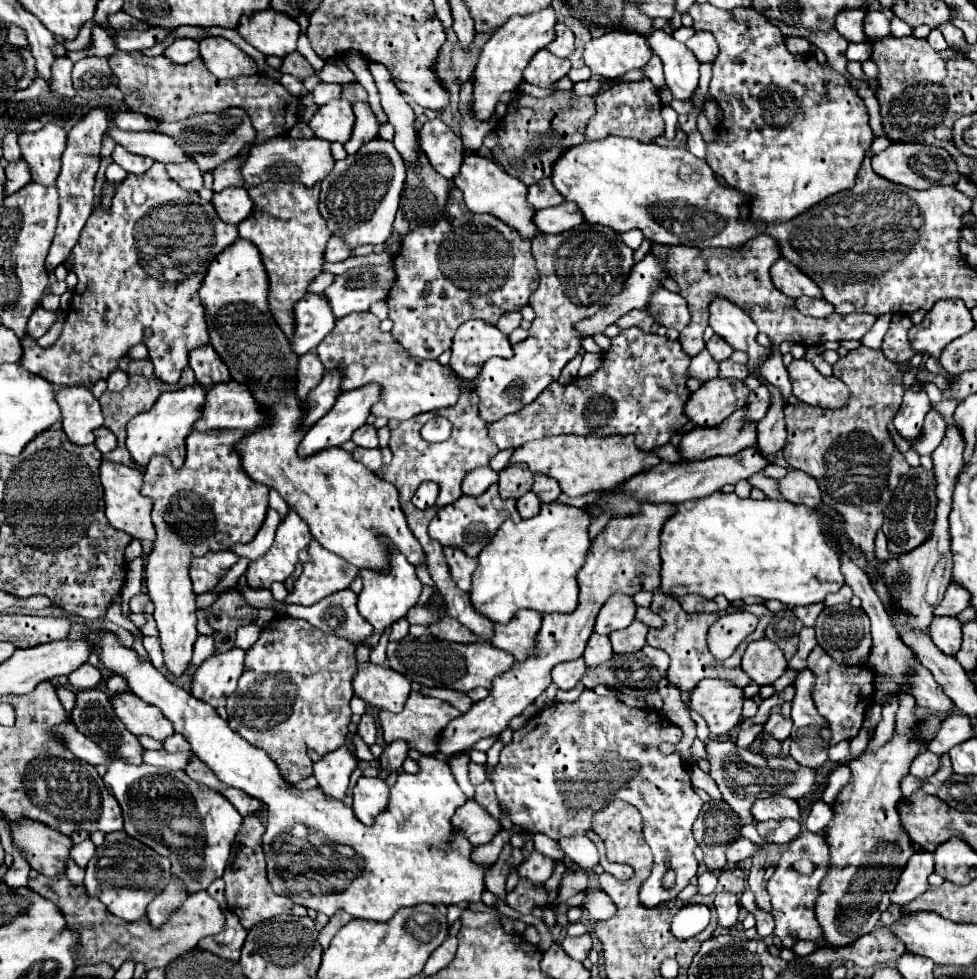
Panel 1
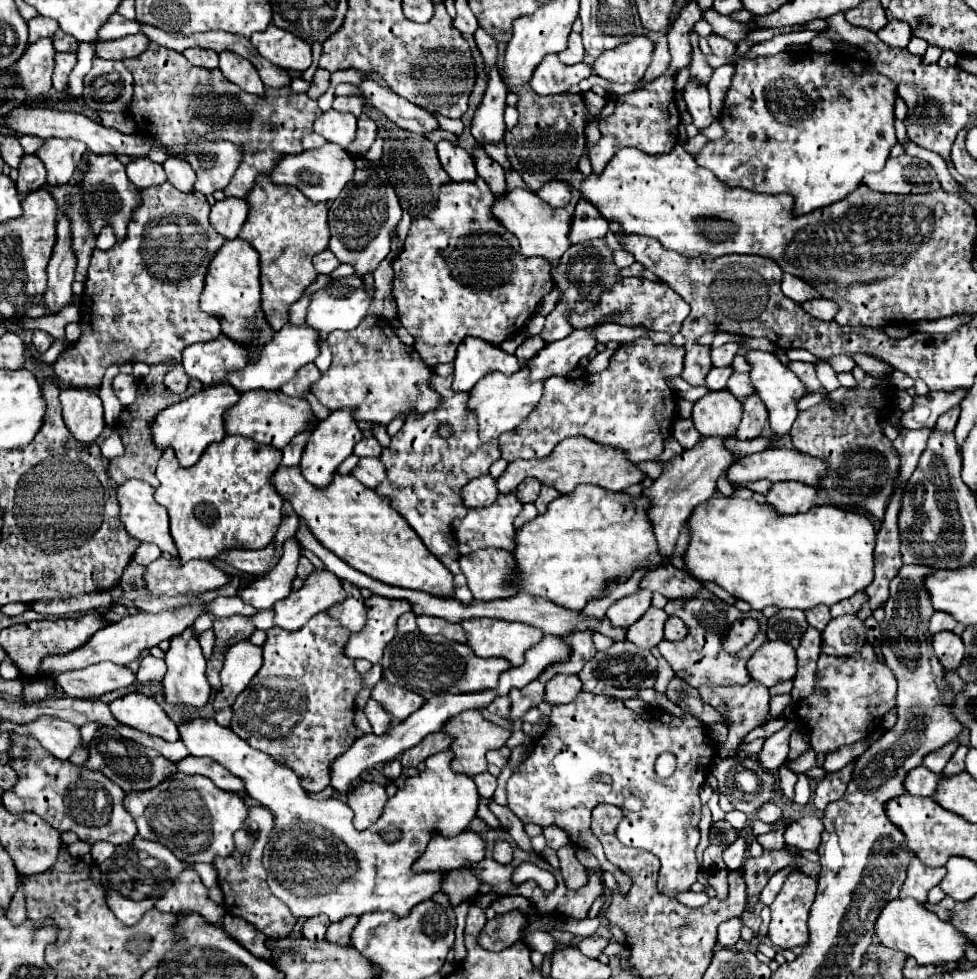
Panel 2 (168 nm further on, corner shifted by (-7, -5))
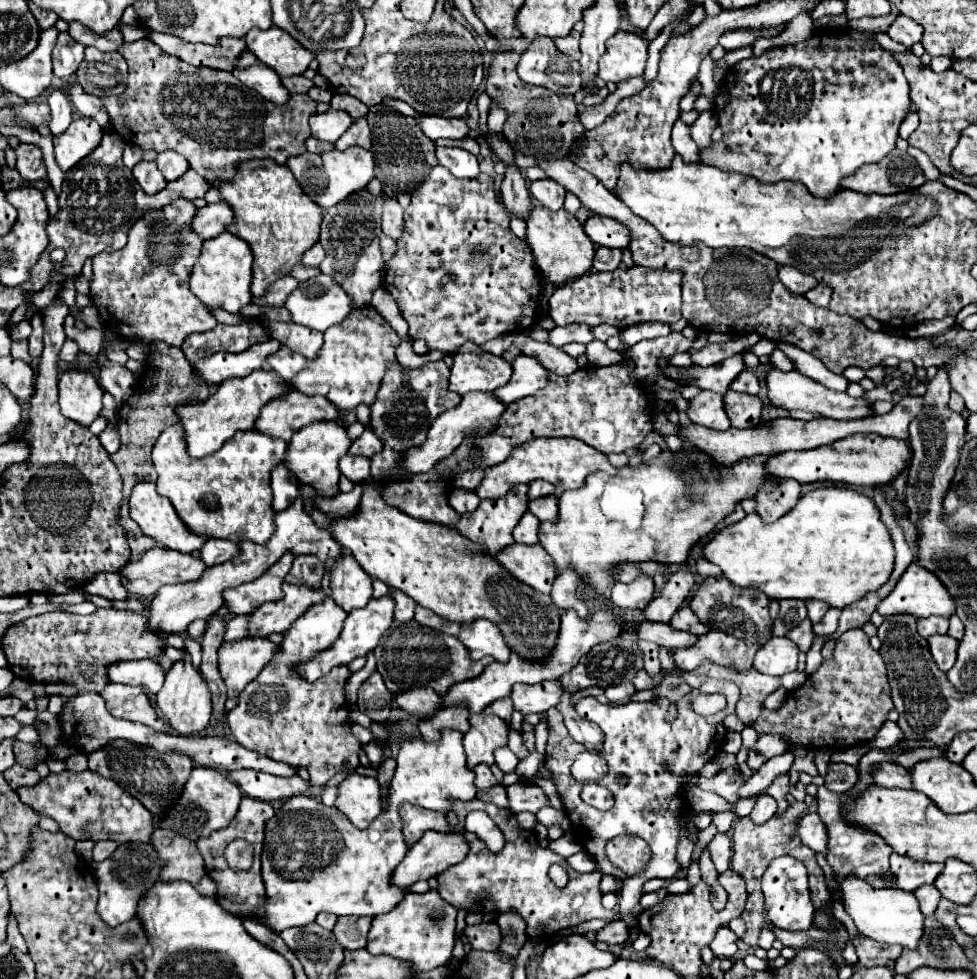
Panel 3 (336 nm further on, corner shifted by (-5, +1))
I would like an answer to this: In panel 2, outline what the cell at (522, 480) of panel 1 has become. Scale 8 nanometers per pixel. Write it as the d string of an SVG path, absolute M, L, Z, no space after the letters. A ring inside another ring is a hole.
M525 480L525 482L521 482L521 484L517 486L515 496L517 496L517 500L523 502L523 504L535 502L537 496L539 496L539 488L541 488L541 484L539 484L537 480Z

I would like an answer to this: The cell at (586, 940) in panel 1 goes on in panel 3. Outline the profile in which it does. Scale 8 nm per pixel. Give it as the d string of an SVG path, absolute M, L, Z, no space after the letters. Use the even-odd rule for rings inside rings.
M615 920L615 922L607 924L601 932L597 932L597 940L603 940L607 944L625 944L633 930L639 932L637 922L635 924L627 924L623 920Z

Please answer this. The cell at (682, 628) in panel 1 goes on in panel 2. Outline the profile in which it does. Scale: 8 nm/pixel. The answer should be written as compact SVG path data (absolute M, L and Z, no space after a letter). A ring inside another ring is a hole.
M709 590L701 592L699 598L693 598L693 600L669 600L667 606L665 606L665 612L669 612L669 616L681 618L685 622L687 630L689 630L687 636L681 642L661 640L657 644L663 658L673 668L675 676L679 676L683 682L687 682L693 688L699 688L699 686L731 686L731 684L749 684L751 682L751 676L749 676L745 664L747 664L747 658L755 652L755 648L761 642L765 642L767 618L763 616L763 612L751 610L751 618L757 618L761 622L761 632L753 640L753 644L747 646L745 650L741 650L737 656L731 656L731 654L723 652L721 646L719 646L721 634L733 624L733 606L719 600Z

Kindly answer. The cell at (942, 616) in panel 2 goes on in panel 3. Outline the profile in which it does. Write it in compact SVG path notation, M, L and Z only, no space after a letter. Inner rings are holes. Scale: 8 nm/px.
M923 618L917 622L917 632L919 636L923 638L929 638L933 634L947 634L947 628L949 628L949 618Z

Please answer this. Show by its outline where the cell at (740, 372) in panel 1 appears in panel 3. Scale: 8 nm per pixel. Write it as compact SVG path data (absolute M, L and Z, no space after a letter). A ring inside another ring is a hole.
M743 370L743 374L739 374L739 378L735 378L735 382L731 382L729 386L735 392L747 392L747 394L759 394L759 380L753 372Z

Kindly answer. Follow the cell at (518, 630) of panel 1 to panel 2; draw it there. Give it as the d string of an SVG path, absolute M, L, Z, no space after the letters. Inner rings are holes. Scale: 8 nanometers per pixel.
M471 618L459 622L467 630L467 644L481 658L499 656L521 666L525 652L543 640L543 630L523 622L507 622L497 618Z

